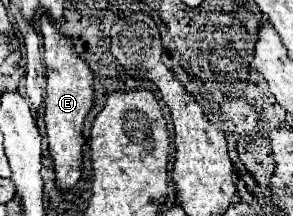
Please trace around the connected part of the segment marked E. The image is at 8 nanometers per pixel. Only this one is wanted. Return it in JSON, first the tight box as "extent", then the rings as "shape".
{"extent":[40,16,94,192],"shape":[[[40,16],[40,32],[44,45],[46,64],[46,96],[44,96],[44,124],[48,136],[48,152],[52,156],[52,166],[56,172],[56,188],[68,192],[82,176],[82,124],[92,110],[94,100],[94,72],[76,54],[72,38],[60,34],[60,30],[50,24],[48,16]]]}

